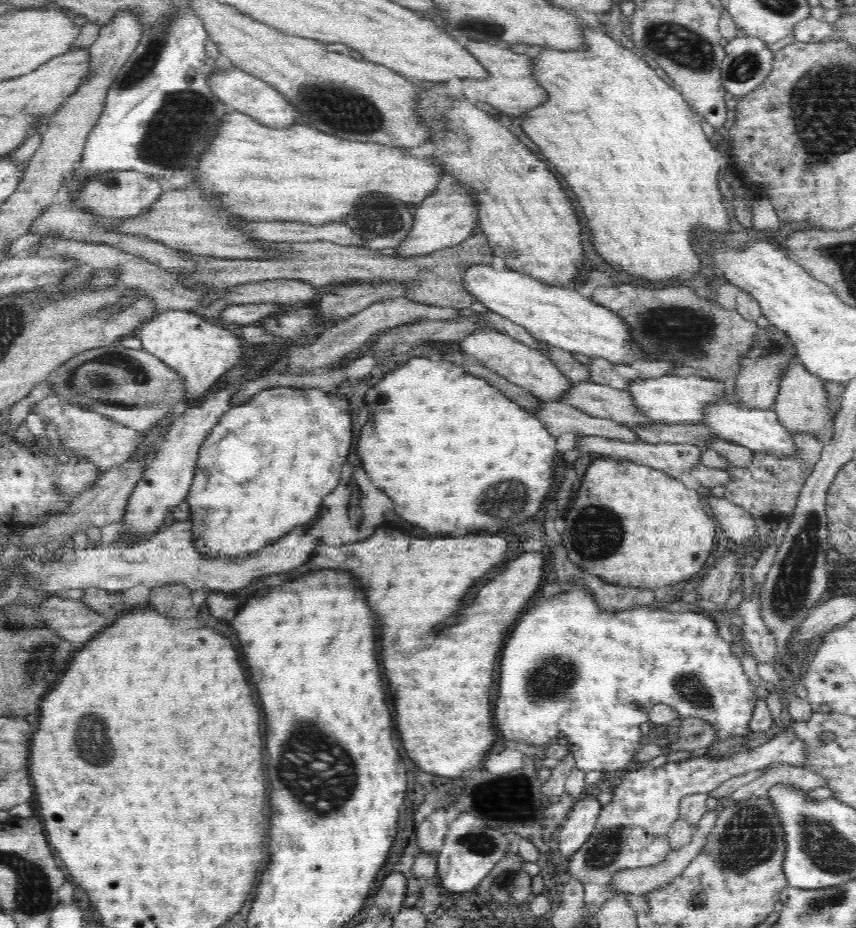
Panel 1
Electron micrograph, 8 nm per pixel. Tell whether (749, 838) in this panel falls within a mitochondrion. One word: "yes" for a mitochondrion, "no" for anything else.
yes

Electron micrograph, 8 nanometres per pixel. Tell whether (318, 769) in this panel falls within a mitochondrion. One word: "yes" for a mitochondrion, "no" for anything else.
yes

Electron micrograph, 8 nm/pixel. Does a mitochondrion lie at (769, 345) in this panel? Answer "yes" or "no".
yes

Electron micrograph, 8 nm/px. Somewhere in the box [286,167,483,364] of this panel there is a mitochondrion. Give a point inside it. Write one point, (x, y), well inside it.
(378, 217)

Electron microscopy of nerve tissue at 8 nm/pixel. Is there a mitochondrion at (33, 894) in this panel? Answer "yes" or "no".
yes

